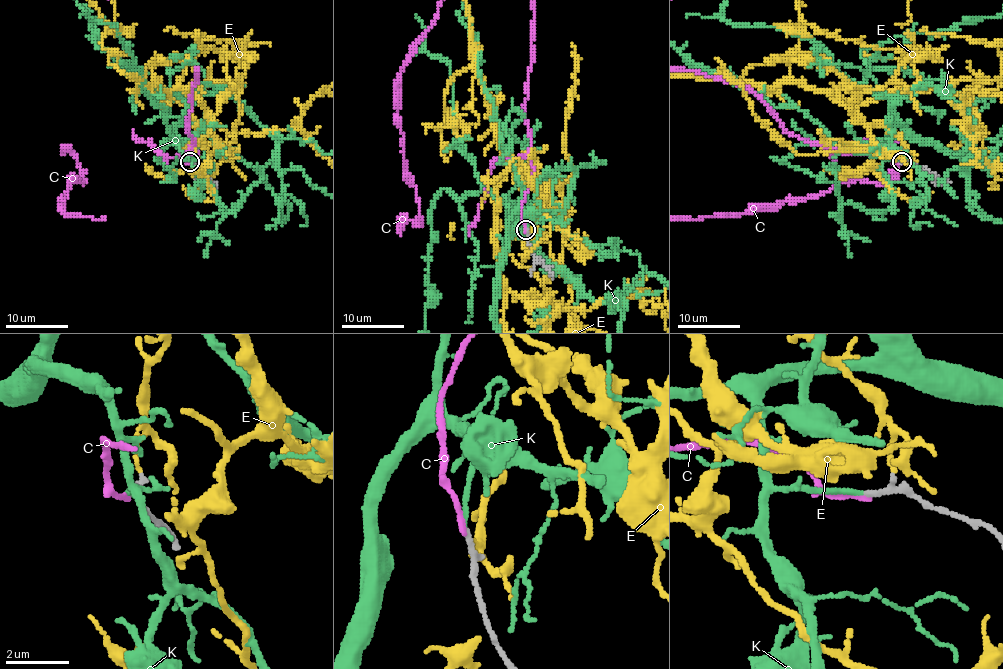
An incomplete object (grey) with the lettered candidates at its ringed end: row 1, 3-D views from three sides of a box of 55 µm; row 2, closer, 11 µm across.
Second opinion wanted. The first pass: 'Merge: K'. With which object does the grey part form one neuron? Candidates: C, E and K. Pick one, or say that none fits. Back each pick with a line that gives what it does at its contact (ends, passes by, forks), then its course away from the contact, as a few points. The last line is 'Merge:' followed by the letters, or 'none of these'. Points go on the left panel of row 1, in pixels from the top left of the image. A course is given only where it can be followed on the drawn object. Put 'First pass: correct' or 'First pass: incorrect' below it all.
K: it ends there
Merge: K
First pass: correct

